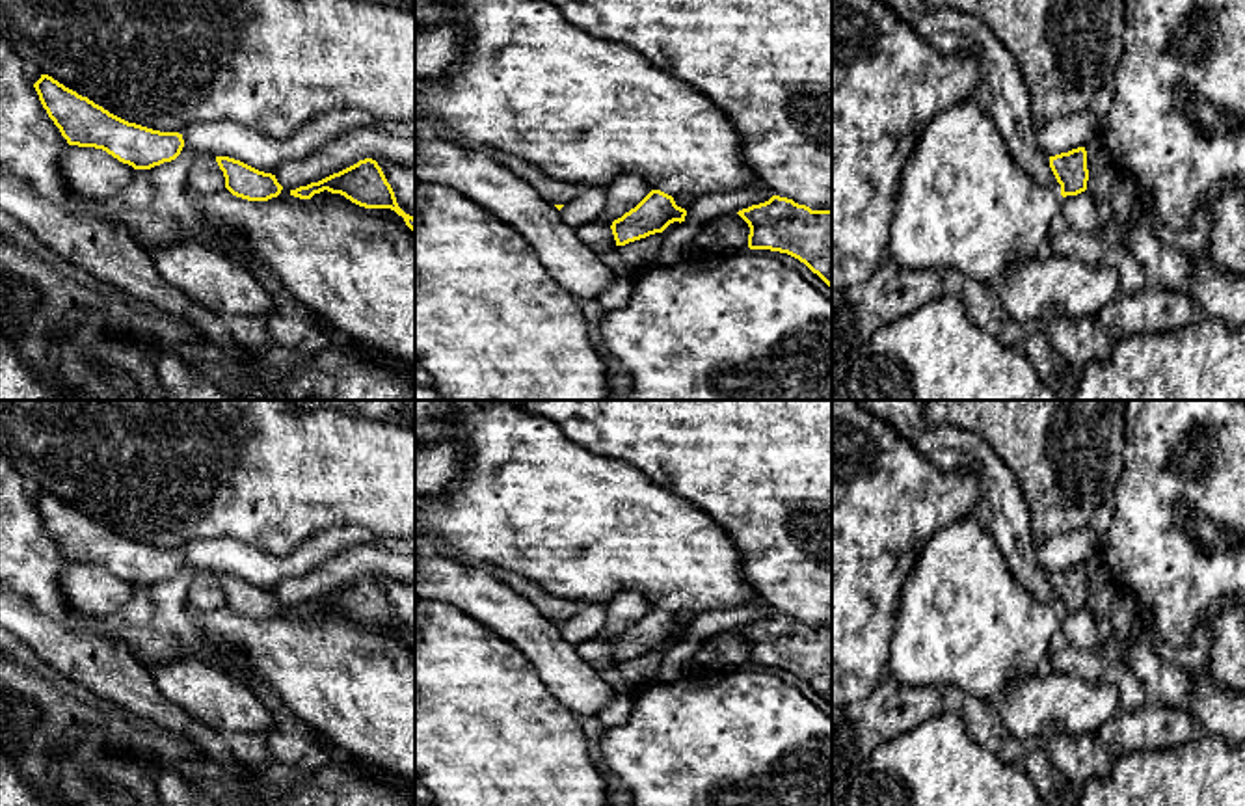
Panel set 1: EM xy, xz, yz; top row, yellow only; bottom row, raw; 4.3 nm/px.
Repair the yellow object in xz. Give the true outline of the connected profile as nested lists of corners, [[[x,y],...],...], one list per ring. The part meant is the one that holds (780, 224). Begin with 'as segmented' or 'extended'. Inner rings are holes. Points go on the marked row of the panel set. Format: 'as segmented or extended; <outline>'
as segmented; [[[772,195],[737,214],[750,227],[750,249],[787,253],[832,289],[832,208],[811,210],[793,199]]]

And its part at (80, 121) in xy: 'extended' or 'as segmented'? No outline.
as segmented

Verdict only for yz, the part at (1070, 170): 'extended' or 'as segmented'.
as segmented

